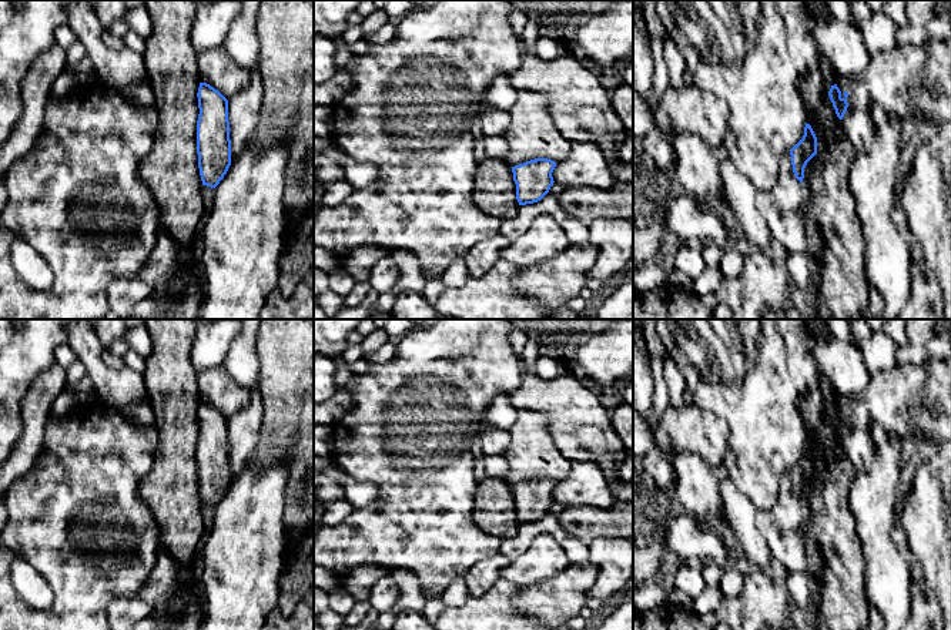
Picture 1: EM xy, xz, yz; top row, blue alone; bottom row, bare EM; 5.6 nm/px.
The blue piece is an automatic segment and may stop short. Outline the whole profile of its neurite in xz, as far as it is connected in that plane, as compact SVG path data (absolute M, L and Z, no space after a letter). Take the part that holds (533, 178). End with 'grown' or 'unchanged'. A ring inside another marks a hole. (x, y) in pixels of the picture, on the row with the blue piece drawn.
M536 158L512 167L519 205L540 201L553 185L552 172L556 162L548 158Z; unchanged

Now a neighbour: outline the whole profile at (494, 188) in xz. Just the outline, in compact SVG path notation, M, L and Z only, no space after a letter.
M485 158L478 164L473 181L475 205L492 218L512 220L518 215L516 184L505 160Z

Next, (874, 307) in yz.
M875 289L868 291L868 302L858 319L883 319L883 298Z

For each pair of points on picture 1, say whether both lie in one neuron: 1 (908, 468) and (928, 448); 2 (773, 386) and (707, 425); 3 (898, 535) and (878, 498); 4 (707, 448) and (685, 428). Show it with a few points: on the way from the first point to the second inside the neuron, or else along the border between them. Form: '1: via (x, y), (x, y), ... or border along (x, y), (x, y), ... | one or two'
1: via (913, 463), (924, 452) | one
2: border along (693, 402), (710, 409), (726, 421), (729, 449) | two
3: border along (894, 492), (896, 522), (891, 539), (904, 556) | two
4: via (702, 442), (690, 431) | one

